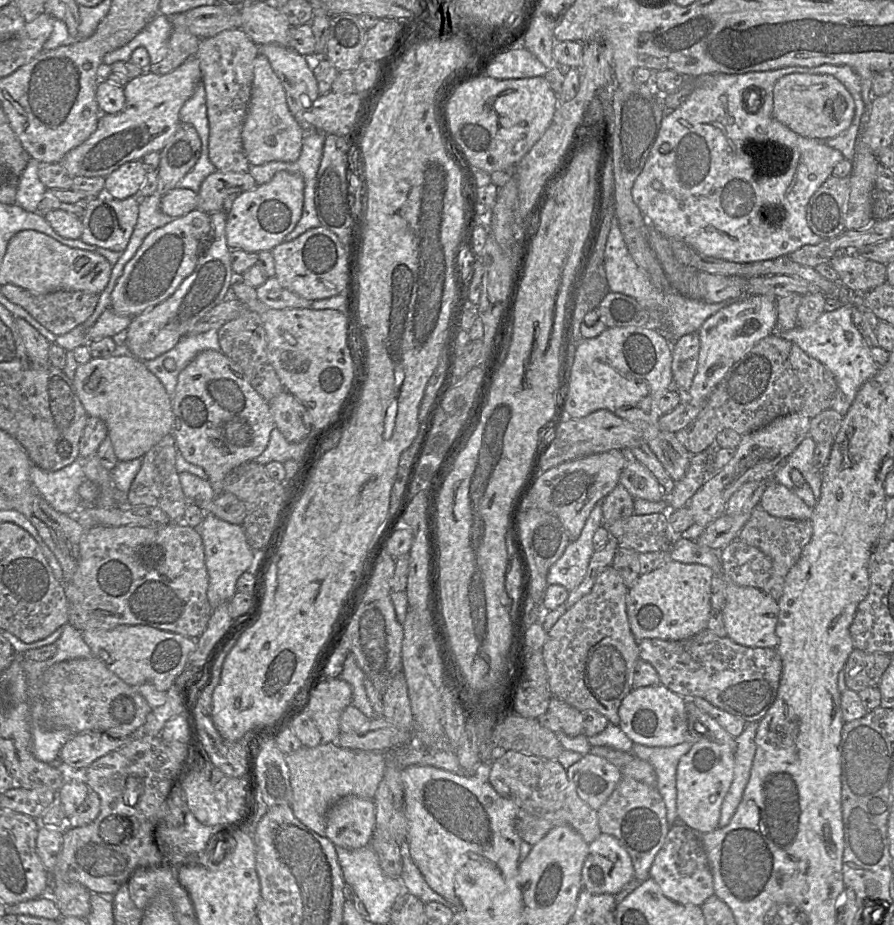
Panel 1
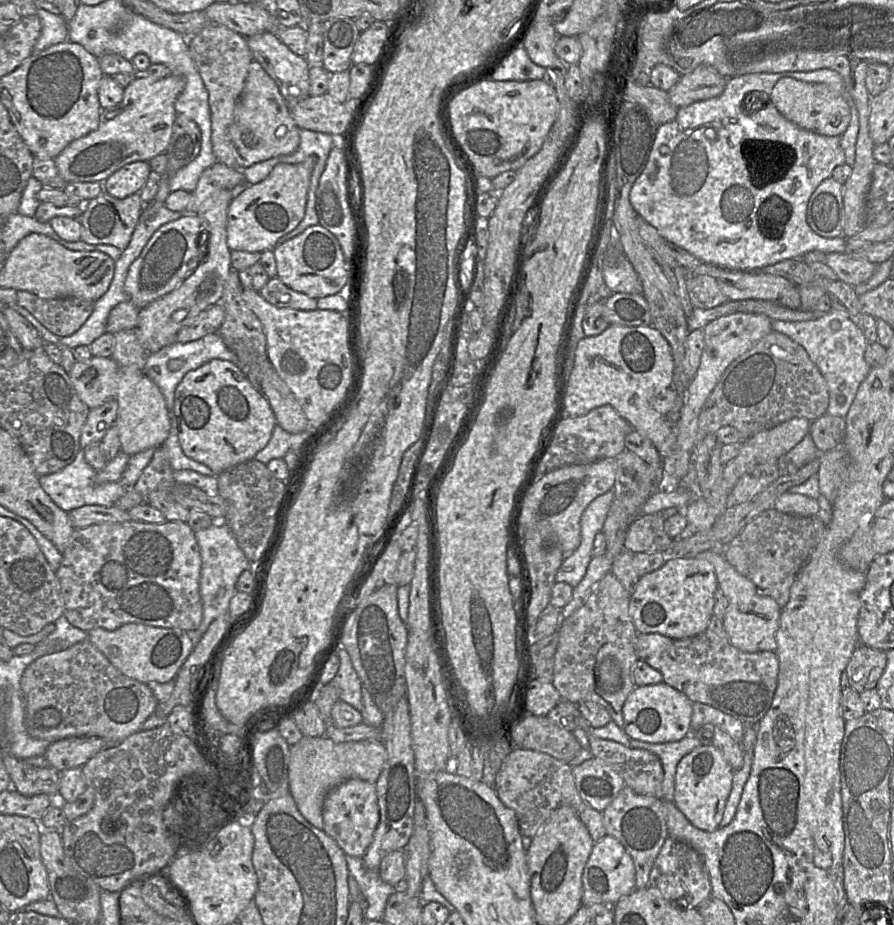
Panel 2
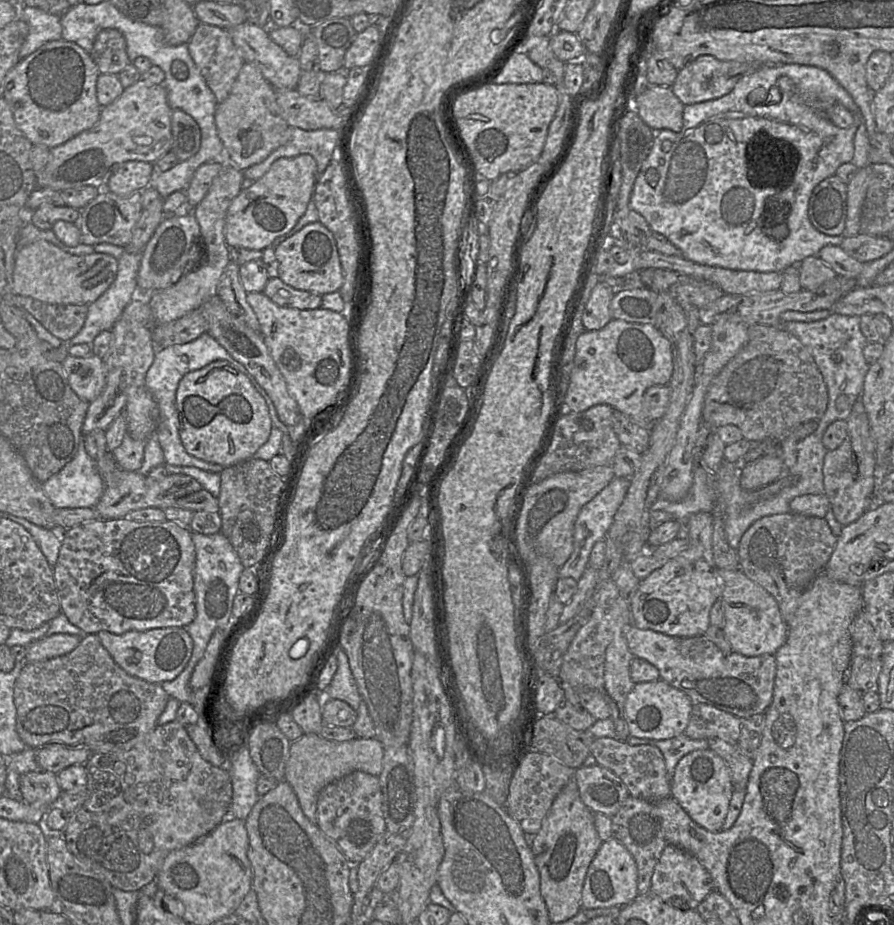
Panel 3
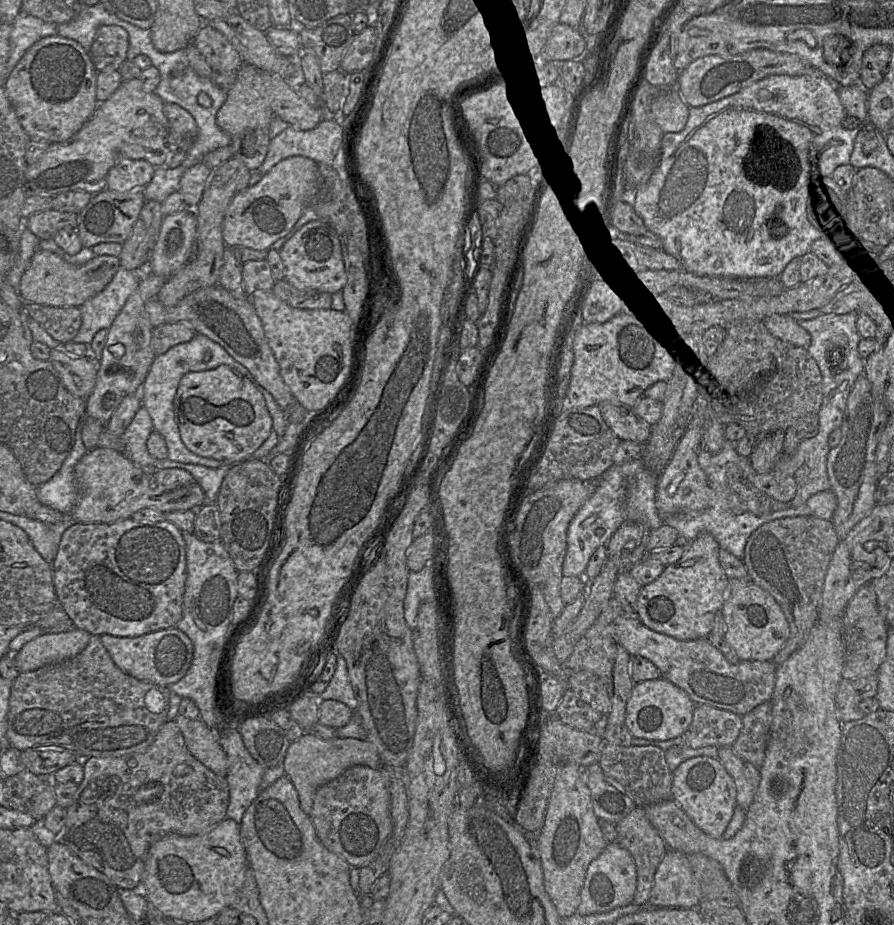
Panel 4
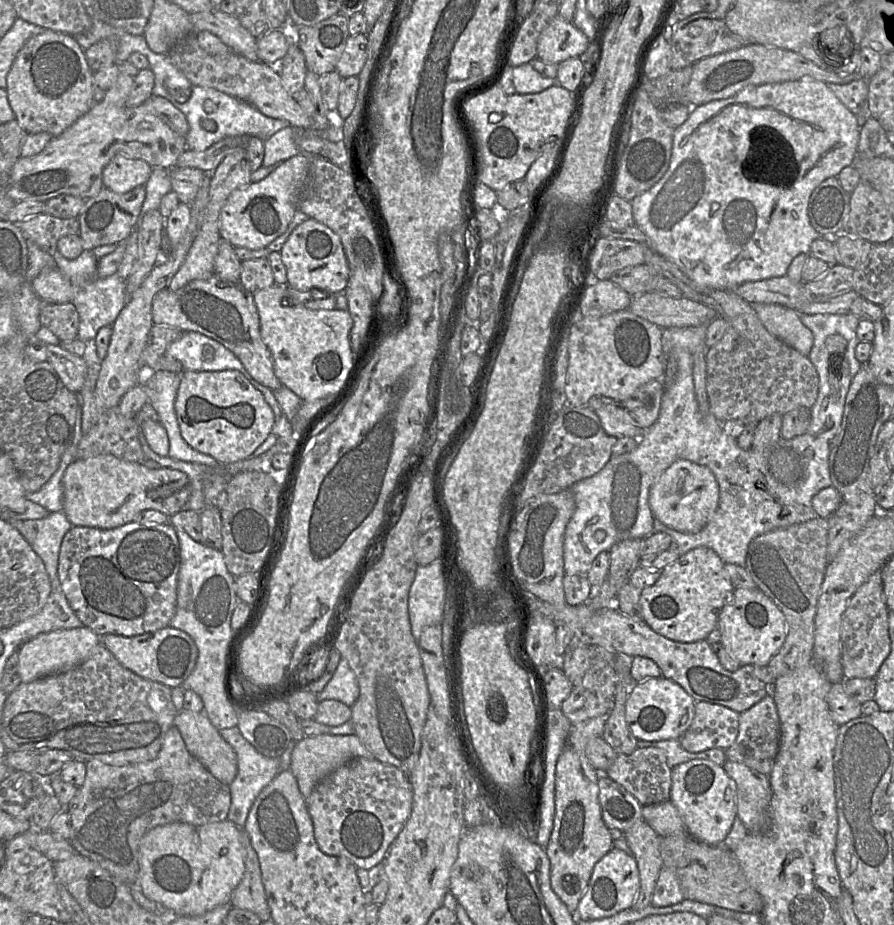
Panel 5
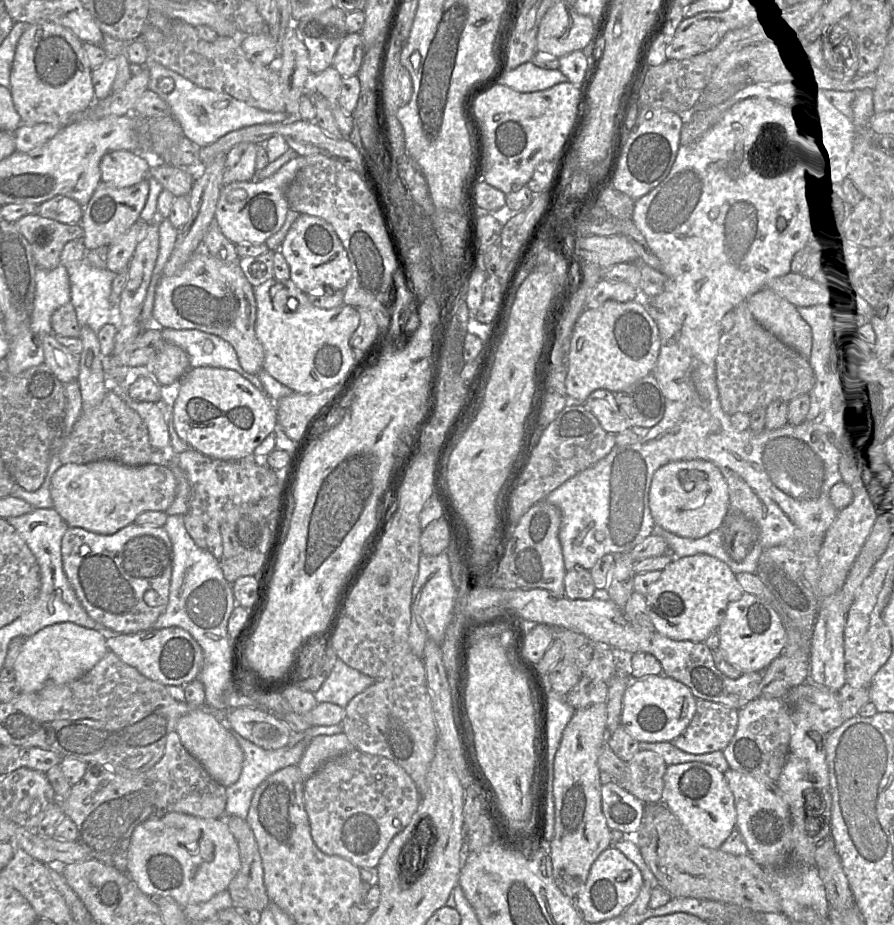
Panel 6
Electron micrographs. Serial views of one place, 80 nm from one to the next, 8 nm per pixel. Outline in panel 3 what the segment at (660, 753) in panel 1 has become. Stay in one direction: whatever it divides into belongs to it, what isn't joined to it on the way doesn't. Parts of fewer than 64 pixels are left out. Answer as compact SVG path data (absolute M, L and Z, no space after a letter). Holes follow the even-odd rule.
M685 734L667 740L652 740L630 736L627 739L627 743L633 746L652 745L657 747L664 756L669 780L672 779L675 768L683 756L695 750L705 750L709 748L708 740L691 739Z

